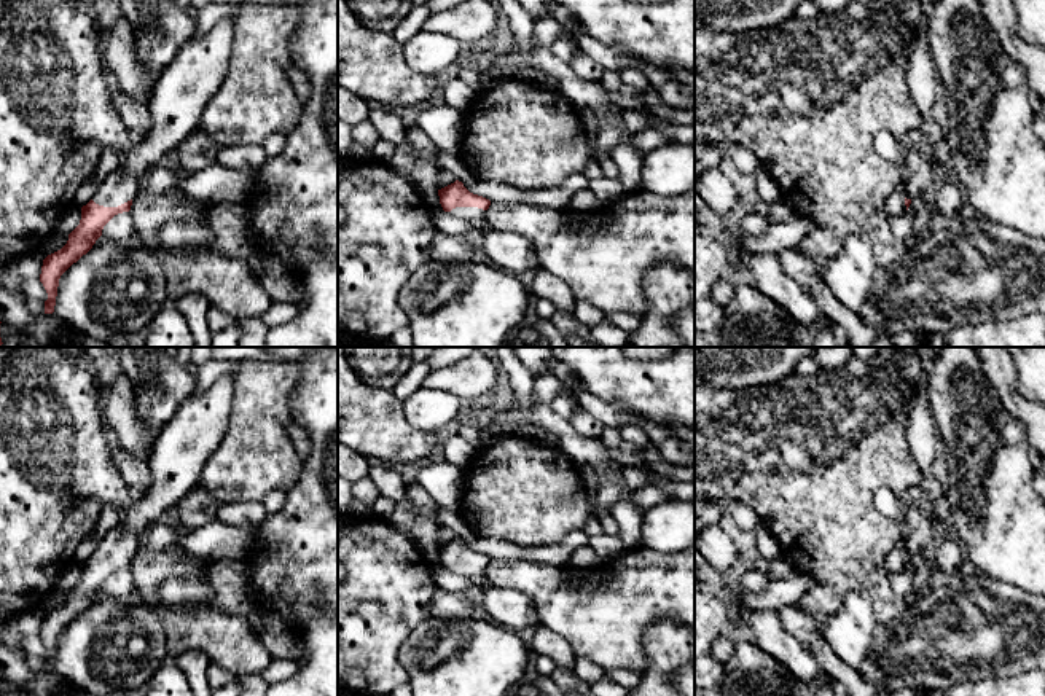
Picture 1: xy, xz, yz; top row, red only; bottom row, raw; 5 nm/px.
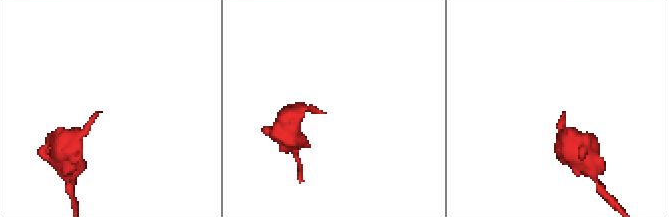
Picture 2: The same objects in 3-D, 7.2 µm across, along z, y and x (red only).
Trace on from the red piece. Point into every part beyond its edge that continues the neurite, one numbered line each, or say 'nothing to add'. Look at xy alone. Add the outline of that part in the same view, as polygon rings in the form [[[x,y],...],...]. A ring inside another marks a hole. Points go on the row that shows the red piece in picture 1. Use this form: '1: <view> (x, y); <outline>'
1: xy (180, 94); [[[229,16],[180,48],[151,91],[150,131],[135,140],[121,166],[102,182],[92,197],[96,204],[118,207],[134,199],[148,170],[199,127],[202,113],[228,68],[233,35],[234,24]]]

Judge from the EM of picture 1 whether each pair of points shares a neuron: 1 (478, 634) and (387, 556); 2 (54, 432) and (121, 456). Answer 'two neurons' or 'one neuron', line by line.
1: two neurons
2: two neurons

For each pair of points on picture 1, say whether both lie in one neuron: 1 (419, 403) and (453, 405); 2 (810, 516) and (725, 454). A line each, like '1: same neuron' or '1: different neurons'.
1: same neuron
2: same neuron

